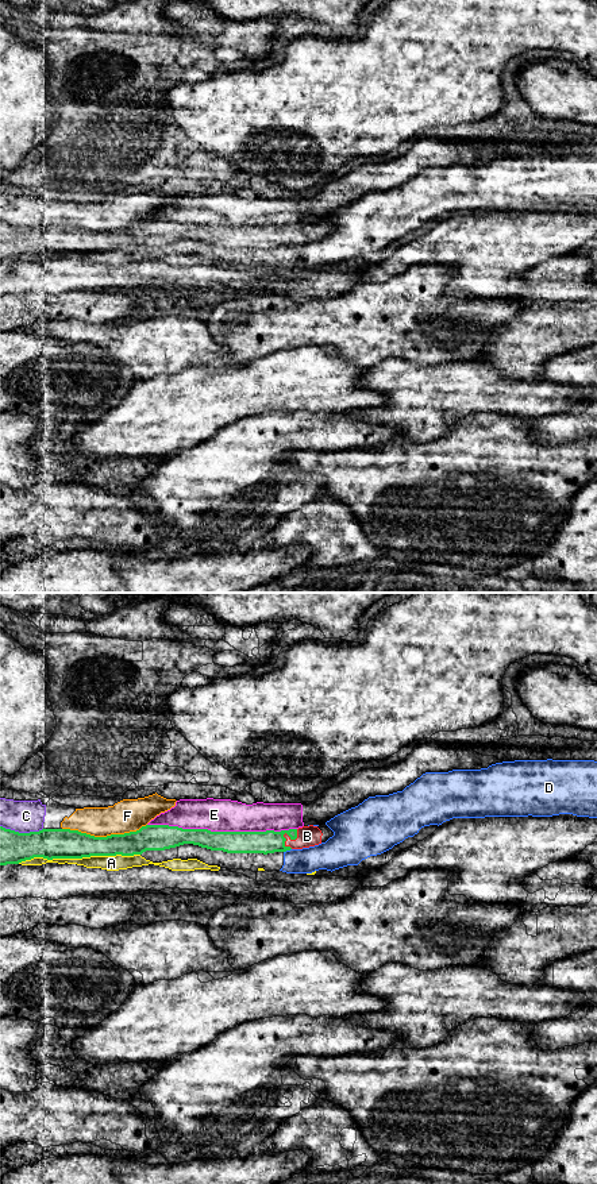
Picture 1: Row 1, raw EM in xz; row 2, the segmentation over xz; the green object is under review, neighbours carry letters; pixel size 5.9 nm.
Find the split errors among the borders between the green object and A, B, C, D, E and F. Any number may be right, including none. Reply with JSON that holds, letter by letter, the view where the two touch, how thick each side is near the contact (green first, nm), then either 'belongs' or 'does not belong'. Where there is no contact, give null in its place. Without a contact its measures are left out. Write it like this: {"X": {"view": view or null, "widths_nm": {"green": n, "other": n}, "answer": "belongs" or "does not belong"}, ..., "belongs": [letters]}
{"A": {"view": "xz", "widths_nm": {"green": 180, "other": 100}, "answer": "does not belong"}, "B": {"view": "xz", "widths_nm": {"green": 140, "other": 130}, "answer": "belongs"}, "C": {"view": "xz", "widths_nm": {"green": 180, "other": 190}, "answer": "does not belong"}, "D": {"view": "xz", "widths_nm": {"green": 140, "other": 160}, "answer": "does not belong"}, "E": {"view": "xz", "widths_nm": {"green": 130, "other": 190}, "answer": "does not belong"}, "F": {"view": "xz", "widths_nm": {"green": 180, "other": 190}, "answer": "does not belong"}, "belongs": ["B"]}

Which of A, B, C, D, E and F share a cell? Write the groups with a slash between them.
A D / B / C F / E

